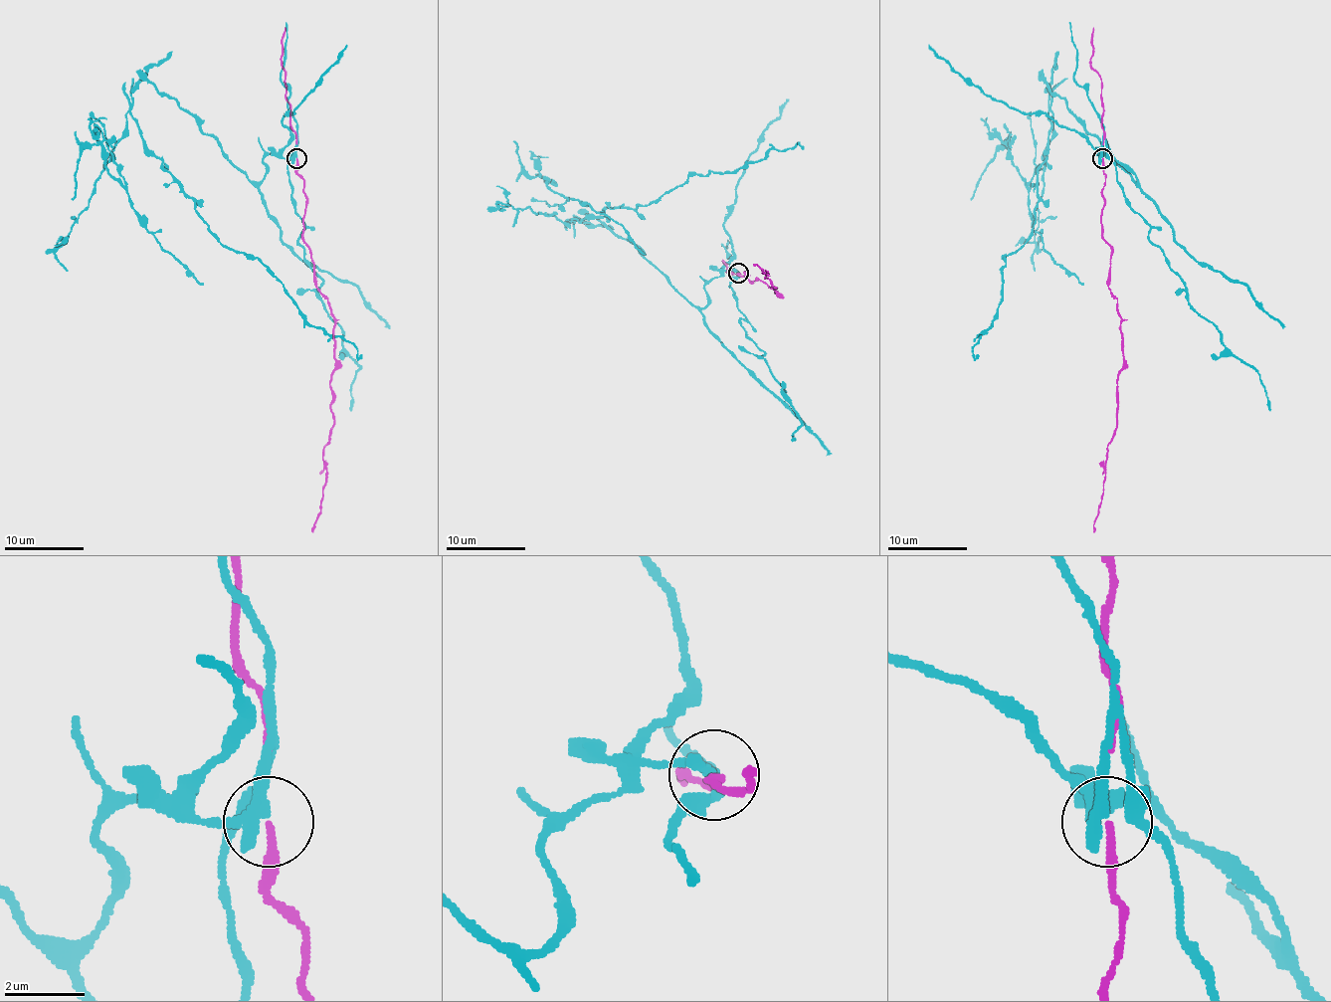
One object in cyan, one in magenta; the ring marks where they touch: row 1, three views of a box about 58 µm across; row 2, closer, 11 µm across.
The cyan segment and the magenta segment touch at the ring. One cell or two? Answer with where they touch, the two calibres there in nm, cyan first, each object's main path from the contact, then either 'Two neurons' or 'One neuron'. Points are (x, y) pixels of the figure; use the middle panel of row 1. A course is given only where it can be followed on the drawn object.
Place: (738, 273). Thickness 280 nm (cyan) against 190 nm. Course of cyan: (739, 273), (711, 280), (707, 305), (695, 307), (633, 243), (595, 217), (571, 219), (803, 149). Course of magenta: (739, 273), (747, 275), (745, 271), (751, 282), (759, 280), (779, 294), (765, 278), (769, 275), (753, 265). Two neurons

